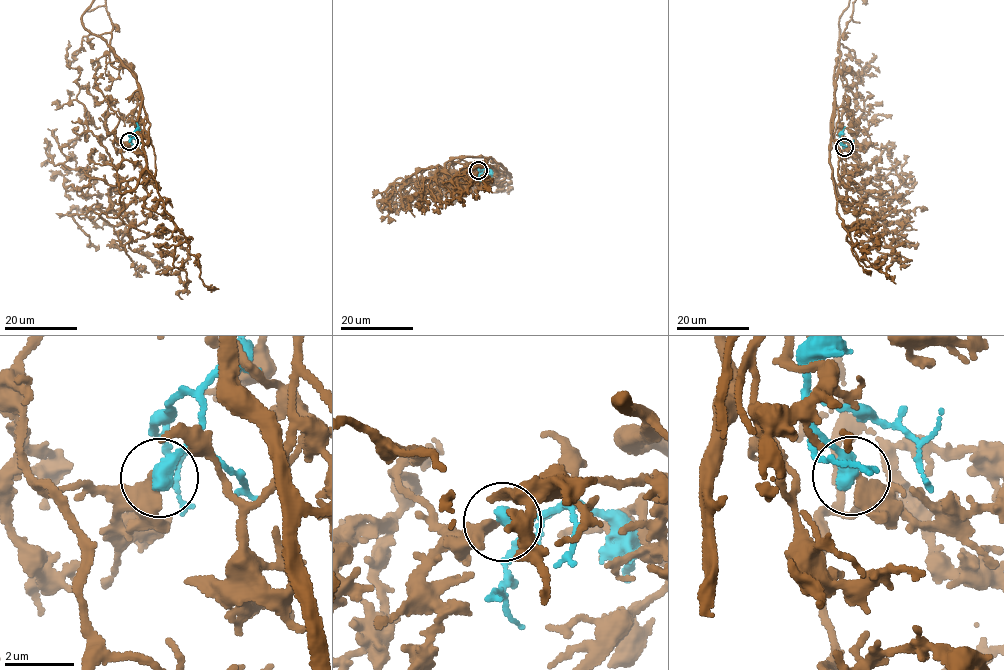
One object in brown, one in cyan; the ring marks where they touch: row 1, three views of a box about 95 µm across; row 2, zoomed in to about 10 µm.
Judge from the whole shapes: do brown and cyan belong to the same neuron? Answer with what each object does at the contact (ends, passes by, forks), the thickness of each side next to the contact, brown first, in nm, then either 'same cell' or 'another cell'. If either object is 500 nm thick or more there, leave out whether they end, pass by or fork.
brown ends | cyan ends | 420/420 nm | another cell

